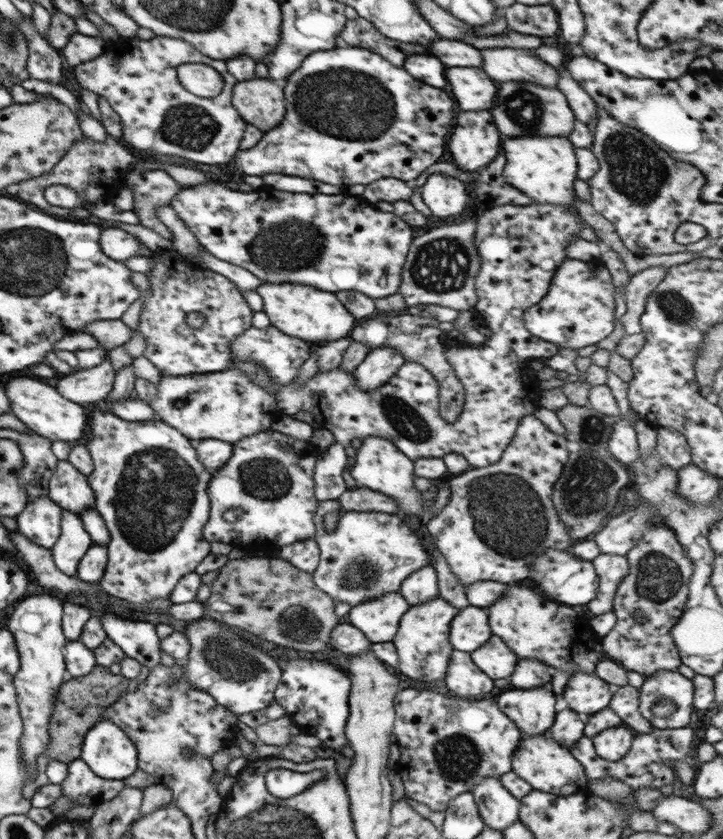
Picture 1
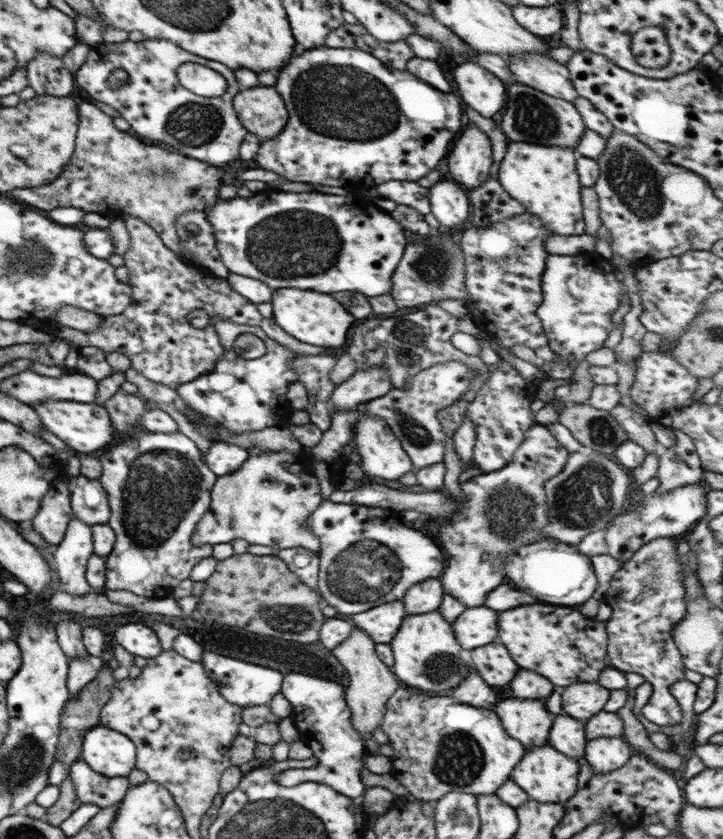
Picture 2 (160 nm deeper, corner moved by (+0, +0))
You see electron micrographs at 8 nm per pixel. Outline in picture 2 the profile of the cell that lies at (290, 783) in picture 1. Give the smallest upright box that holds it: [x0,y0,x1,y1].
[274,672,366,799]

